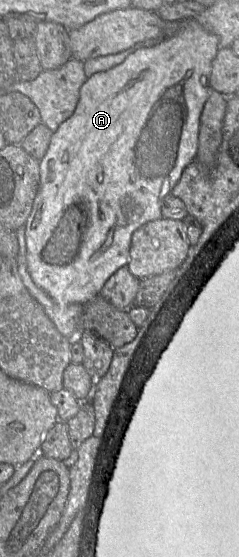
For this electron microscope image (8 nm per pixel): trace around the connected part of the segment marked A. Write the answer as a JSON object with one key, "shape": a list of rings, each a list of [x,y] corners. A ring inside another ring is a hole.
{"shape":[[[196,19],[181,21],[180,29],[175,35],[156,46],[136,50],[122,63],[107,71],[95,73],[82,85],[74,113],[53,133],[47,152],[40,161],[39,188],[25,224],[28,272],[33,282],[59,304],[85,304],[98,296],[108,278],[129,263],[130,244],[134,231],[148,222],[161,218],[163,199],[171,193],[185,167],[196,157],[200,115],[211,90],[209,77],[218,45],[218,37],[206,30]]]}

